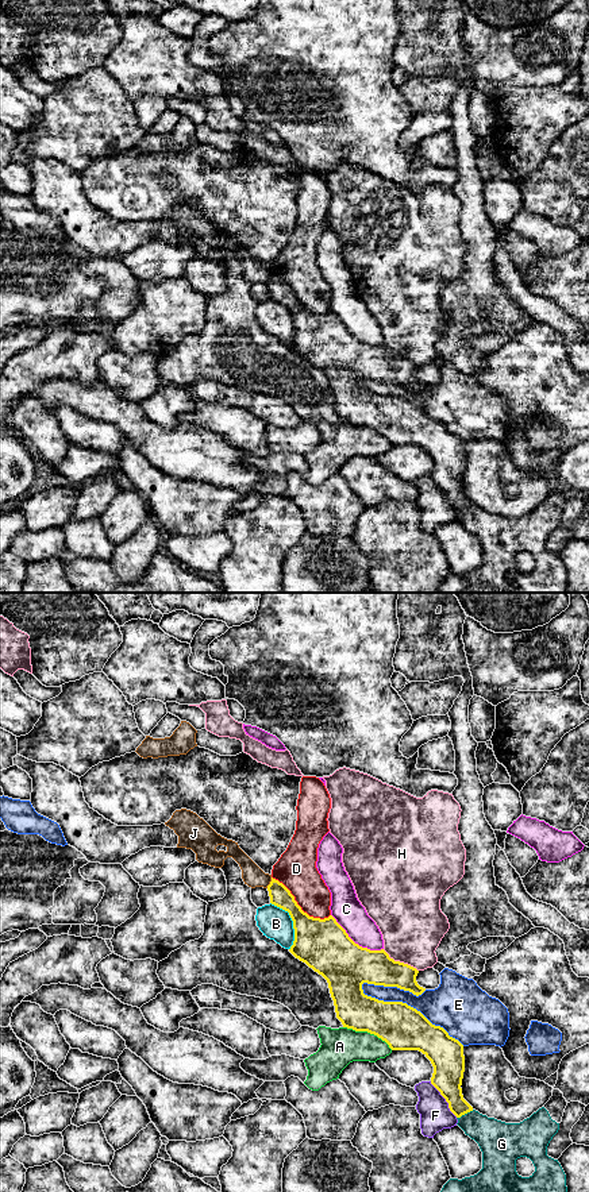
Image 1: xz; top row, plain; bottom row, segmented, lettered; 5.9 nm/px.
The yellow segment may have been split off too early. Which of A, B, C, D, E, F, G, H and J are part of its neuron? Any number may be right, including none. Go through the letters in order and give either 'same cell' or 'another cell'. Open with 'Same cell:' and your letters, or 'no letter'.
Same cell: no letter
A: another cell
B: another cell
C: another cell
D: another cell
E: another cell
F: another cell
G: another cell
H: another cell
J: another cell

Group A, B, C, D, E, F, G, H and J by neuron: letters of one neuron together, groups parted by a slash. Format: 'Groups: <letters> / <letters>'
Groups: A / B / C / D G / E / F / H / J

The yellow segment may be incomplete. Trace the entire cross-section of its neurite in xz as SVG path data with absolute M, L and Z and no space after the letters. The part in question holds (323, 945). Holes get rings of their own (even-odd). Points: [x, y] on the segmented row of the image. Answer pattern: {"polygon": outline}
{"polygon": "M272 877L267 891L270 903L288 911L293 921L294 941L289 952L327 980L336 1018L343 1027L374 1034L385 1041L392 1050L421 1052L434 1066L431 1084L446 1099L450 1111L457 1118L473 1111L473 1107L463 1099L461 1088L465 1072L463 1045L407 1003L384 1002L363 994L362 984L367 983L397 987L419 996L426 991L416 981L419 971L408 964L394 961L384 949L370 950L359 946L332 915L324 919L309 917L278 880Z"}

